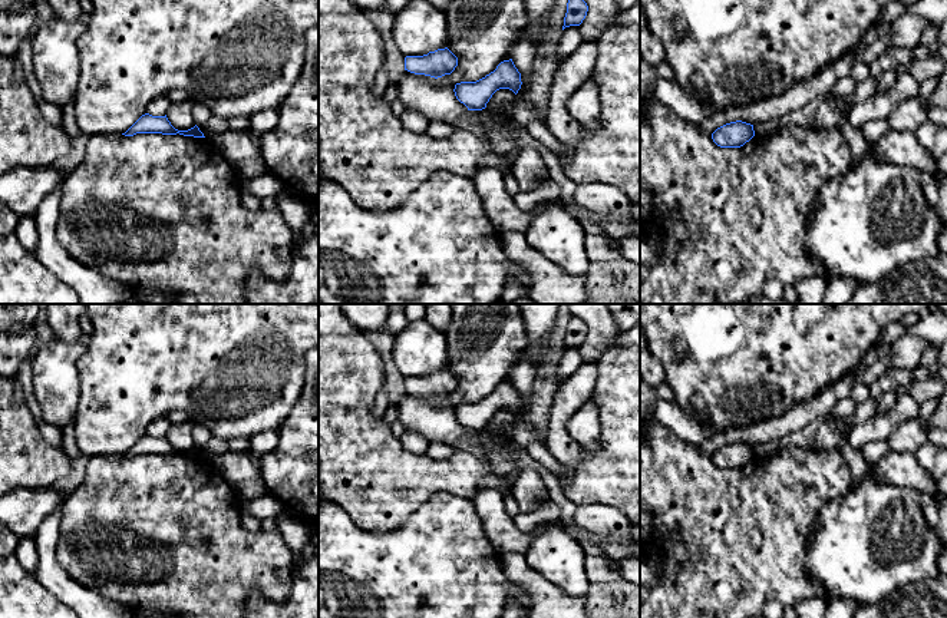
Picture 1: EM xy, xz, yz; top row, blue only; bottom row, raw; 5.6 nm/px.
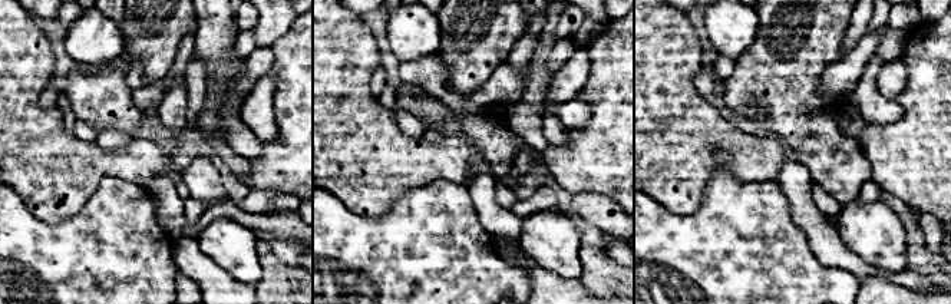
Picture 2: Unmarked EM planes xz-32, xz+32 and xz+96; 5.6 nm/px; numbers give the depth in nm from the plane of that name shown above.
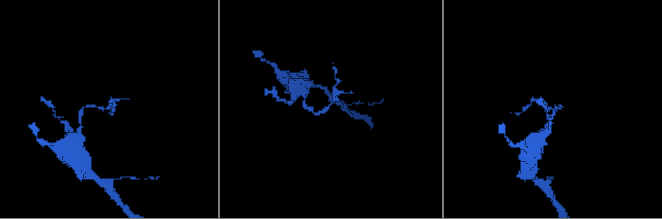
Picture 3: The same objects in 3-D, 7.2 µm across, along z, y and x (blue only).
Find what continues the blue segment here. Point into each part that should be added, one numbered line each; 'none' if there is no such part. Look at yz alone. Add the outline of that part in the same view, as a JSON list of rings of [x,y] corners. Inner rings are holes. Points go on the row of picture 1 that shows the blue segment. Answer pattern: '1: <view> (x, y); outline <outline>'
none

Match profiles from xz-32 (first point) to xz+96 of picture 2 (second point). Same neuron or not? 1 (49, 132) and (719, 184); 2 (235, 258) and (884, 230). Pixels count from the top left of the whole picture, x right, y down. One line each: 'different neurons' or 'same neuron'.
1: different neurons
2: same neuron

